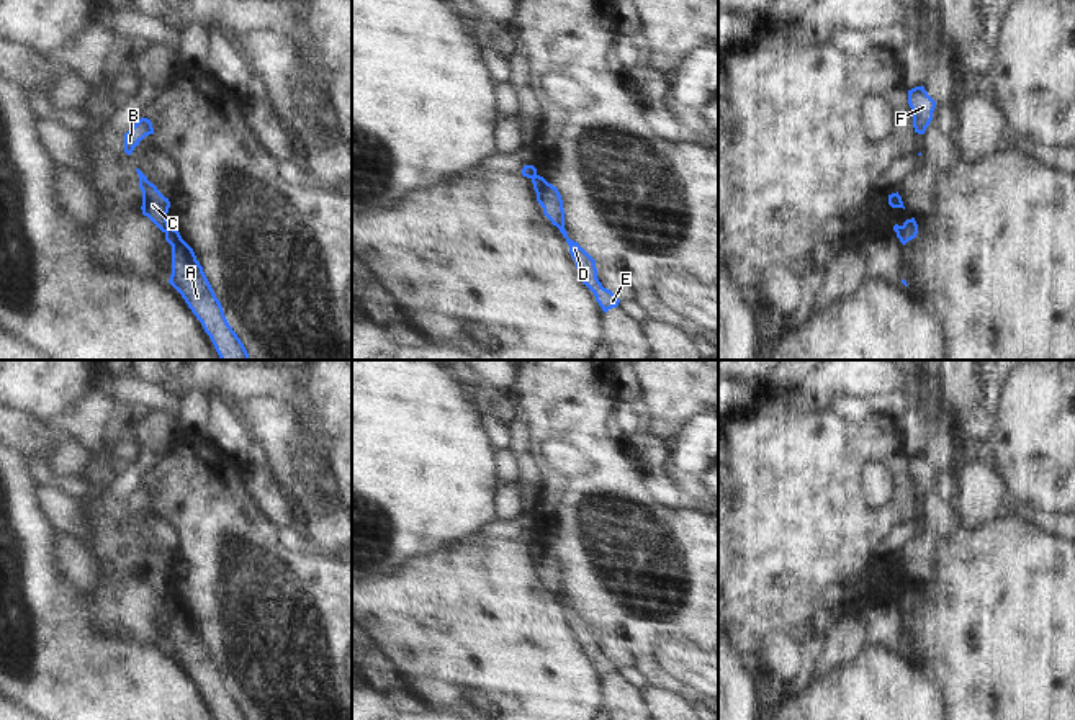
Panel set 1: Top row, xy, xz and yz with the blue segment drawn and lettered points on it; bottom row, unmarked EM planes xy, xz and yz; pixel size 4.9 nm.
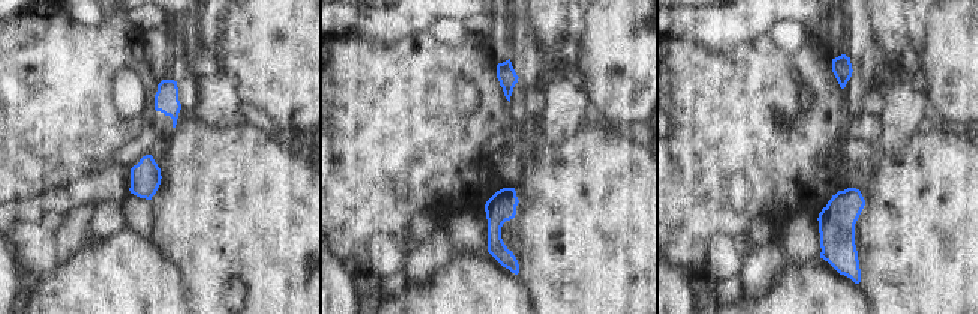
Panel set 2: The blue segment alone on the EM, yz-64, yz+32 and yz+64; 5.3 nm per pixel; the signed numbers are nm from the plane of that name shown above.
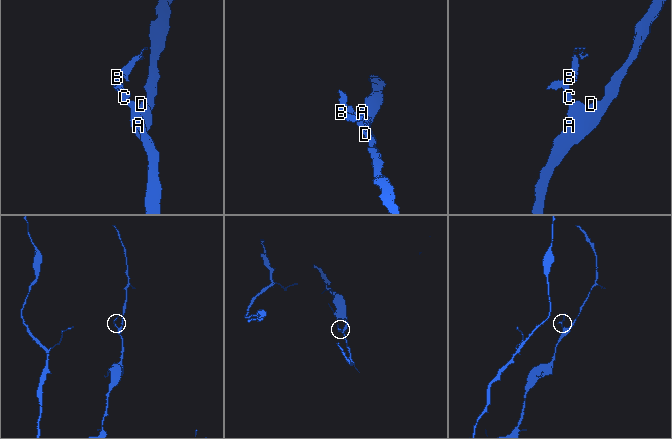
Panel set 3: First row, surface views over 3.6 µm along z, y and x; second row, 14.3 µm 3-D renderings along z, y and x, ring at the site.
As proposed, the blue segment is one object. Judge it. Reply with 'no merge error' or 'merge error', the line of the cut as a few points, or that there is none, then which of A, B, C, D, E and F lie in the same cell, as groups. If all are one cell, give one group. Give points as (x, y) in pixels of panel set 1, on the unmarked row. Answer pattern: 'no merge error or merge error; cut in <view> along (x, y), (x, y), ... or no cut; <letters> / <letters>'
merge error; cut in xy along (169, 593), (164, 598); A D E / B C F

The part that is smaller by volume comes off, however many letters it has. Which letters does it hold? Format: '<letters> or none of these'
B, C, F

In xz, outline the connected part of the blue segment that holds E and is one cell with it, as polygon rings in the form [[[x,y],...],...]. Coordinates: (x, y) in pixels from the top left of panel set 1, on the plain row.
[[[535,542],[532,545],[533,556],[537,560],[537,568],[543,574],[543,581],[551,587],[553,592],[560,596],[563,604],[569,612],[569,620],[576,628],[576,635],[582,641],[582,650],[594,659],[596,668],[607,679],[612,674],[617,674],[620,666],[597,645],[596,627],[574,607],[568,604],[564,596],[564,576],[563,566],[556,553],[548,550],[543,543]]]

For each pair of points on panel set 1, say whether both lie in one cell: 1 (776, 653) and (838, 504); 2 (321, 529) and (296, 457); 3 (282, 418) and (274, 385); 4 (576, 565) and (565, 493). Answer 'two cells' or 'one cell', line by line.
1: two cells
2: one cell
3: two cells
4: one cell

